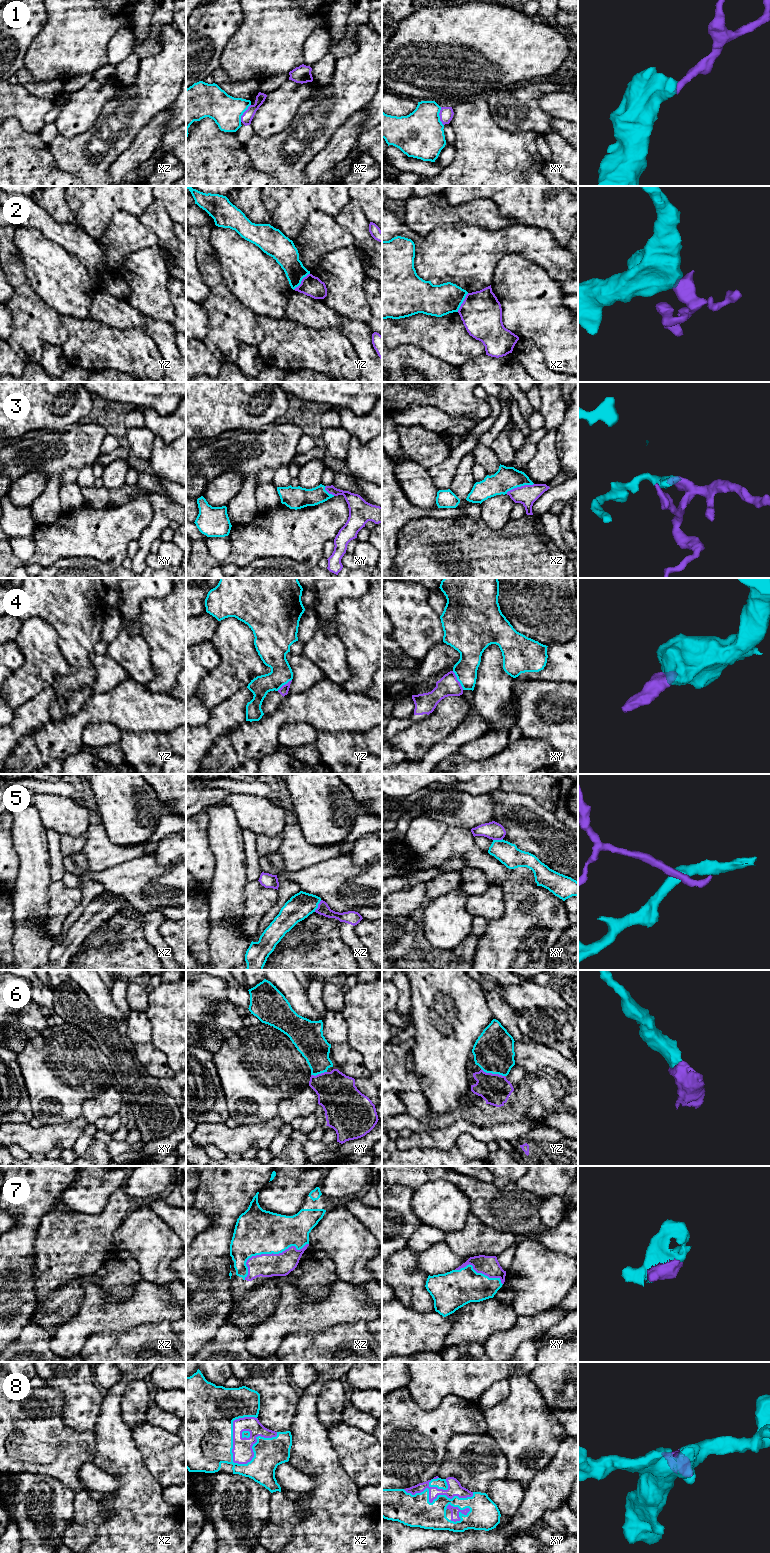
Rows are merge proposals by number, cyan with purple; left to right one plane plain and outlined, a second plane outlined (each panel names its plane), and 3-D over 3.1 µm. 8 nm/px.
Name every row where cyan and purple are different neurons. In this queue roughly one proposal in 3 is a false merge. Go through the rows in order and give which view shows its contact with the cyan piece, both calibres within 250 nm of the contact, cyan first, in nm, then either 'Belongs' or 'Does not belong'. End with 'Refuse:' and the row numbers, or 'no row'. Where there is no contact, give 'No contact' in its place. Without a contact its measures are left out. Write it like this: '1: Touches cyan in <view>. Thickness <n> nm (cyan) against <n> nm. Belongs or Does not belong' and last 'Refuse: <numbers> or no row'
1: Touches cyan in xy. Thickness 380 nm (cyan) against 110 nm. Does not belong
2: Touches cyan in yz. Thickness 190 nm (cyan) against 170 nm. Does not belong
3: Touches cyan in xz. Thickness 190 nm (cyan) against 160 nm. Belongs
4: Touches cyan in xy. Thickness 180 nm (cyan) against 170 nm. Does not belong
5: Touches cyan in xz. Thickness 200 nm (cyan) against 100 nm. Does not belong
6: Touches cyan in yz. Thickness 320 nm (cyan) against 240 nm. Belongs
7: Touches cyan in xz. Thickness 360 nm (cyan) against 190 nm. Belongs
8: Touches cyan in xz. Thickness 240 nm (cyan) against 160 nm. Belongs
Refuse: 1, 2, 4, 5

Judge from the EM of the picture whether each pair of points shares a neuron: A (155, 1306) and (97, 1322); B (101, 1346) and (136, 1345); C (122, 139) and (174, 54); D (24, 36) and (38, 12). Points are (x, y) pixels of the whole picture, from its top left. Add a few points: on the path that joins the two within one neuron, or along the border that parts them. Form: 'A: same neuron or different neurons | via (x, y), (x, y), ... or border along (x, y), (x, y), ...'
A: same neuron | via (141, 1307), (120, 1317), (111, 1317)
B: same neuron | via (110, 1346), (127, 1346)
C: same neuron | via (124, 118), (158, 84), (162, 75)
D: same neuron | via (31, 31), (33, 30), (33, 19)

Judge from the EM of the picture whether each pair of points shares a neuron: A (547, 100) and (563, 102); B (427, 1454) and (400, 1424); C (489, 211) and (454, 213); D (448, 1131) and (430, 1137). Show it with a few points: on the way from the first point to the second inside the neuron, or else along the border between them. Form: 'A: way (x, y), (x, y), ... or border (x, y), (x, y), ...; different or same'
A: way (551, 102), (559, 102); same
B: way (420, 1447), (404, 1431); same
C: way (480, 212), (463, 213); same
D: way (444, 1135), (442, 1137), (434, 1137); same

